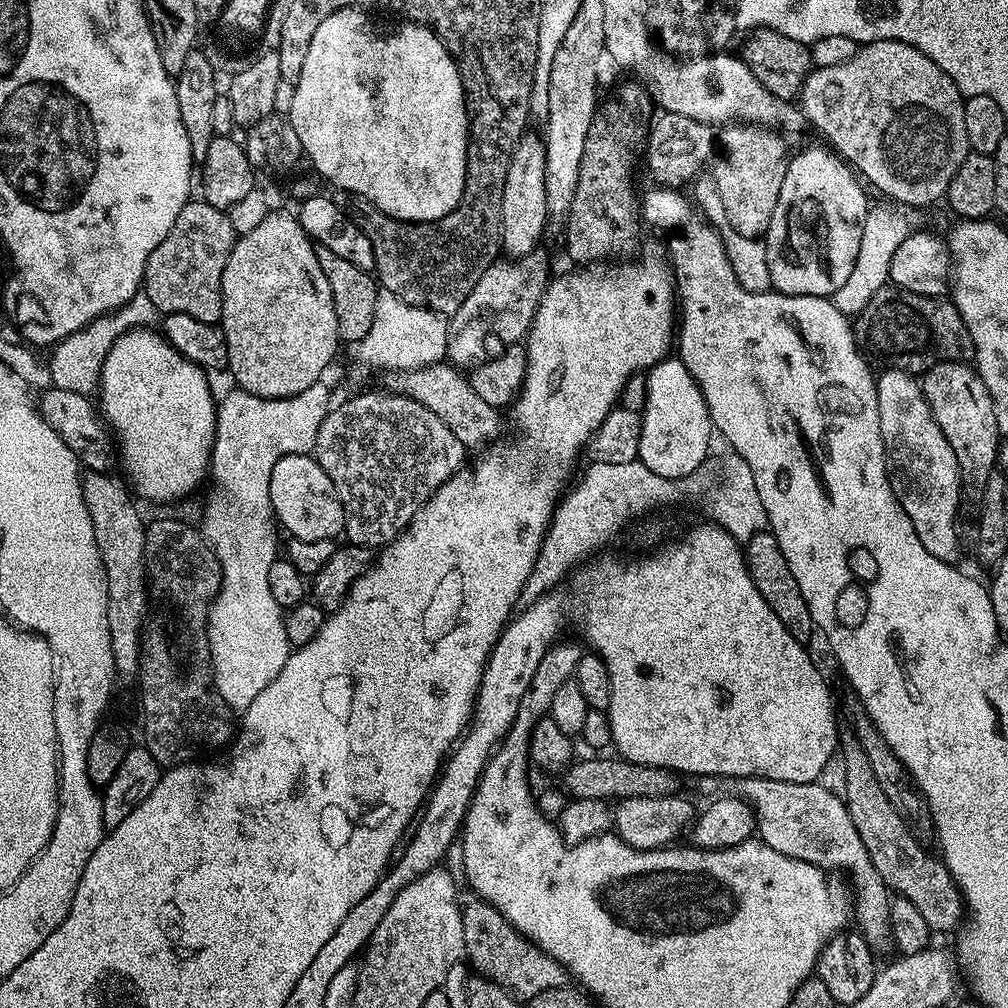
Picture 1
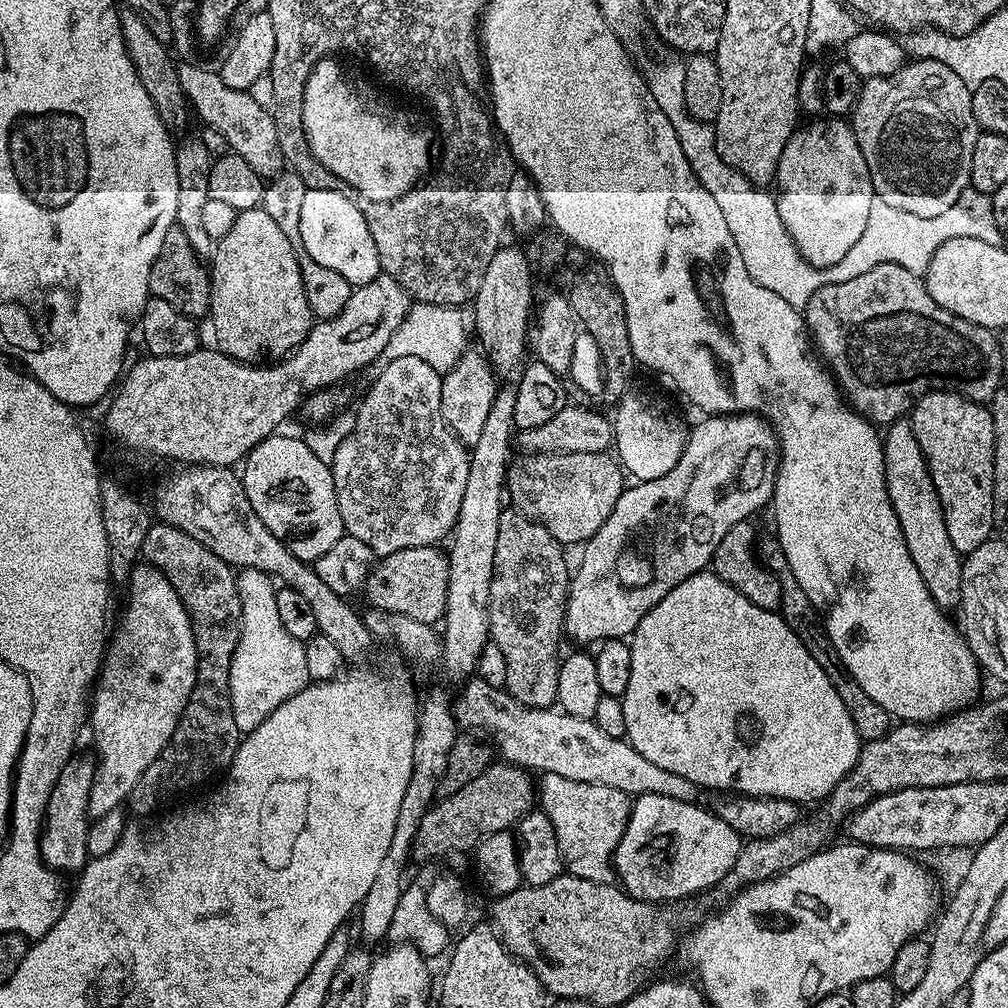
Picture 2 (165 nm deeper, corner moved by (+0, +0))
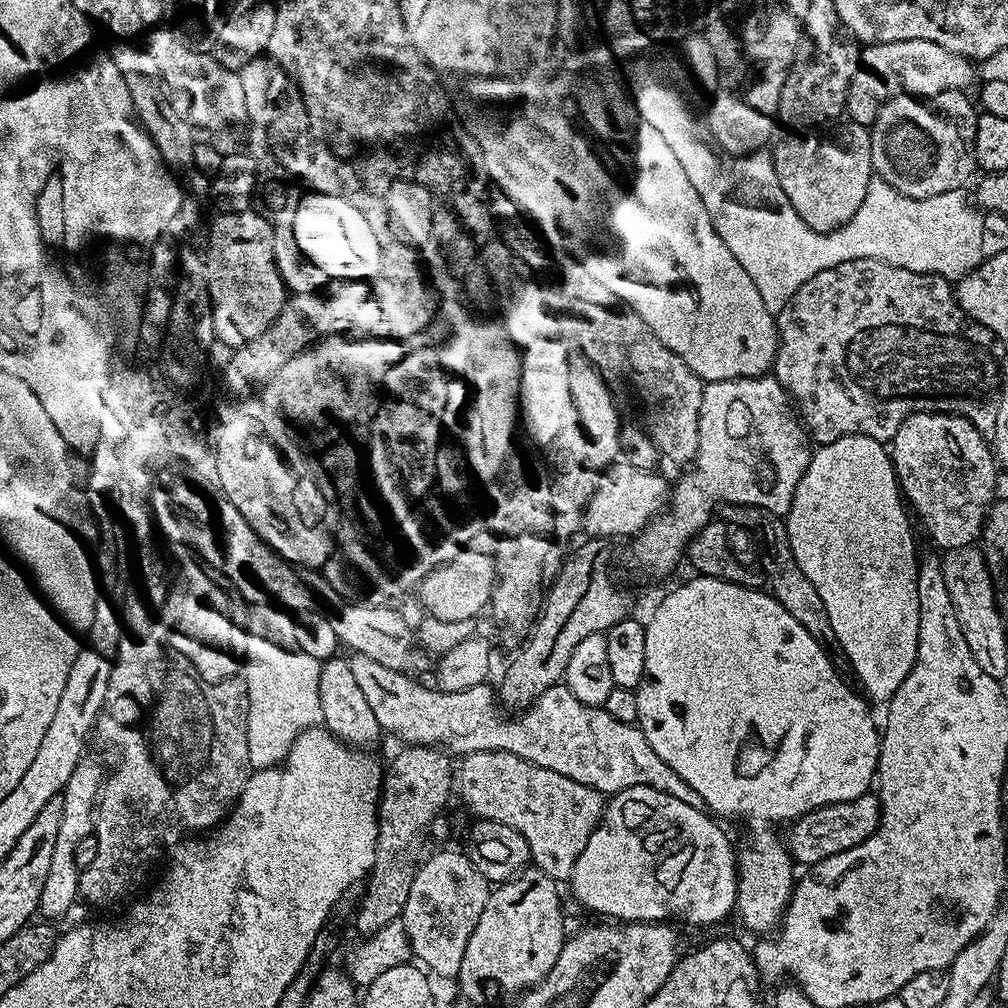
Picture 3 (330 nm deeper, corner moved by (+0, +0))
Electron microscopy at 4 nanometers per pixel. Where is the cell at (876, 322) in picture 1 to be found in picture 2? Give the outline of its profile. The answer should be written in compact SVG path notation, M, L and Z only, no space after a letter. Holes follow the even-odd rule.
M898 264L874 266L872 270L867 270L866 274L862 274L862 276L858 278L853 278L848 282L823 284L821 288L809 298L807 304L804 305L802 315L809 333L814 337L815 343L818 345L819 355L826 361L827 367L830 369L841 393L846 397L847 403L873 425L887 426L893 424L898 419L907 417L909 413L911 413L912 406L917 400L921 400L928 392L937 391L941 385L943 385L945 389L953 392L961 392L966 398L970 398L974 402L978 402L982 405L987 405L996 397L996 393L1001 391L1002 384L1000 384L1000 375L1004 372L1006 360L1005 357L1000 355L1000 342L997 333L993 331L993 329L983 328L977 324L966 322L962 318L950 314L950 310L938 306L934 302L934 298L930 298L923 279L921 279L919 275L908 272Z

